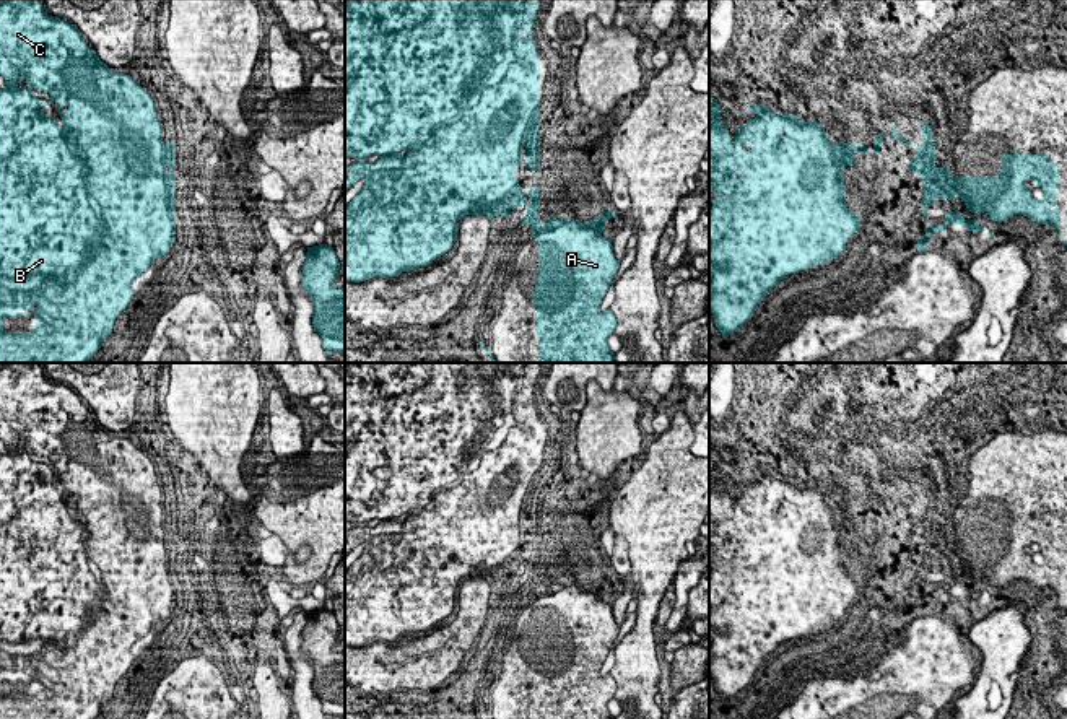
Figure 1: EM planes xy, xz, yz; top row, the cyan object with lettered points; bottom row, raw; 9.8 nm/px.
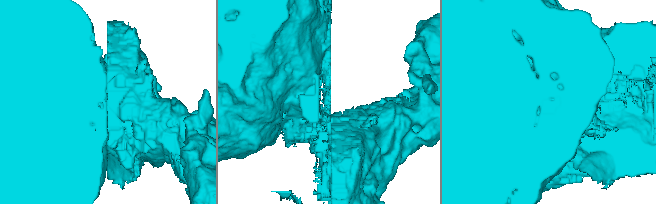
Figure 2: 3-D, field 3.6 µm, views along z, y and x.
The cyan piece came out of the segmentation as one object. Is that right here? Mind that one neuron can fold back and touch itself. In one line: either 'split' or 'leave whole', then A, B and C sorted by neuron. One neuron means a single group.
split | A / B C

